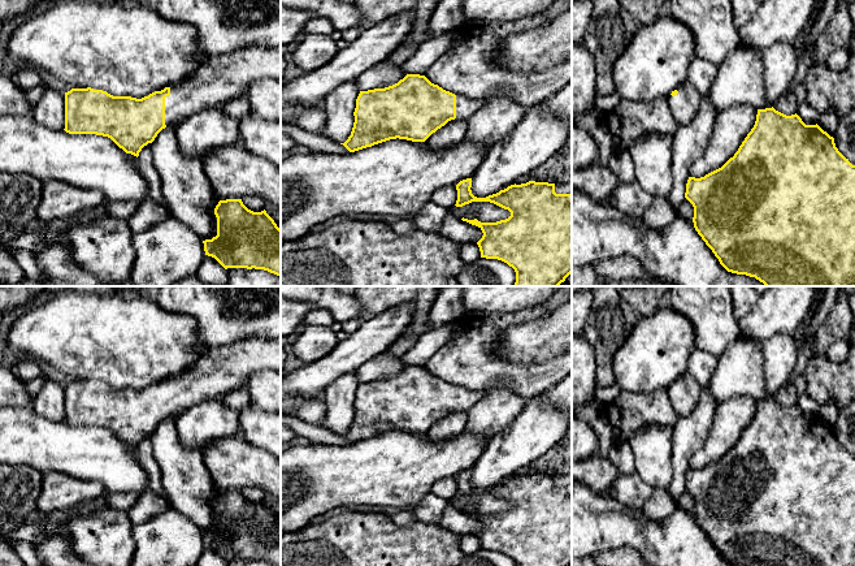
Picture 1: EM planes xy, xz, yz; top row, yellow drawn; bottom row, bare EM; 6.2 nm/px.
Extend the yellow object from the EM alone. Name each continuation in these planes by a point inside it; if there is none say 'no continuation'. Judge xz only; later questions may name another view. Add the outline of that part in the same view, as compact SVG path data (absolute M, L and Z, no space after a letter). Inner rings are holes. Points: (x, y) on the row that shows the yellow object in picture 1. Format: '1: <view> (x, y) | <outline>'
1: xz (465, 107) | M456 95L456 118L468 120L483 103L483 99L468 99L463 95Z

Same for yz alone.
1: yz (684, 106) | M687 79L677 87L677 91L676 96L668 96L668 101L678 126L686 126L698 111L702 95Z

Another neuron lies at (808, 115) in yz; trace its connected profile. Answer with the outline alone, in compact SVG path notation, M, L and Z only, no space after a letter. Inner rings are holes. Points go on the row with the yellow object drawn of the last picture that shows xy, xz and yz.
M803 101L798 104L797 115L802 118L806 125L816 125L820 117L817 109L815 109L810 103Z

